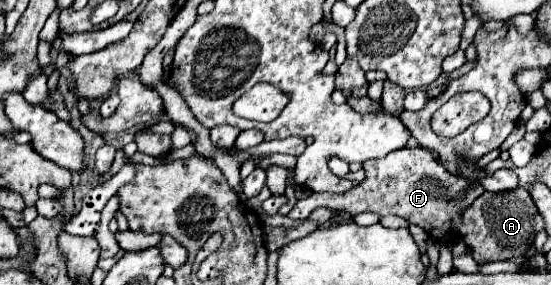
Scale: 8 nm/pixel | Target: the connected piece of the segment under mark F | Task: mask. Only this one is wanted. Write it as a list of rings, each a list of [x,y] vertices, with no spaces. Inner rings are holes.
[[[405,147],[389,153],[383,159],[371,159],[363,163],[365,179],[345,195],[325,195],[311,193],[309,197],[297,201],[287,217],[295,221],[305,221],[317,207],[329,207],[345,211],[351,217],[363,211],[373,211],[377,215],[399,215],[413,225],[419,225],[427,235],[439,243],[455,243],[459,239],[459,225],[449,225],[449,219],[455,217],[457,207],[469,207],[467,195],[451,193],[449,189],[449,171],[439,163],[437,155],[429,153],[423,147]]]

